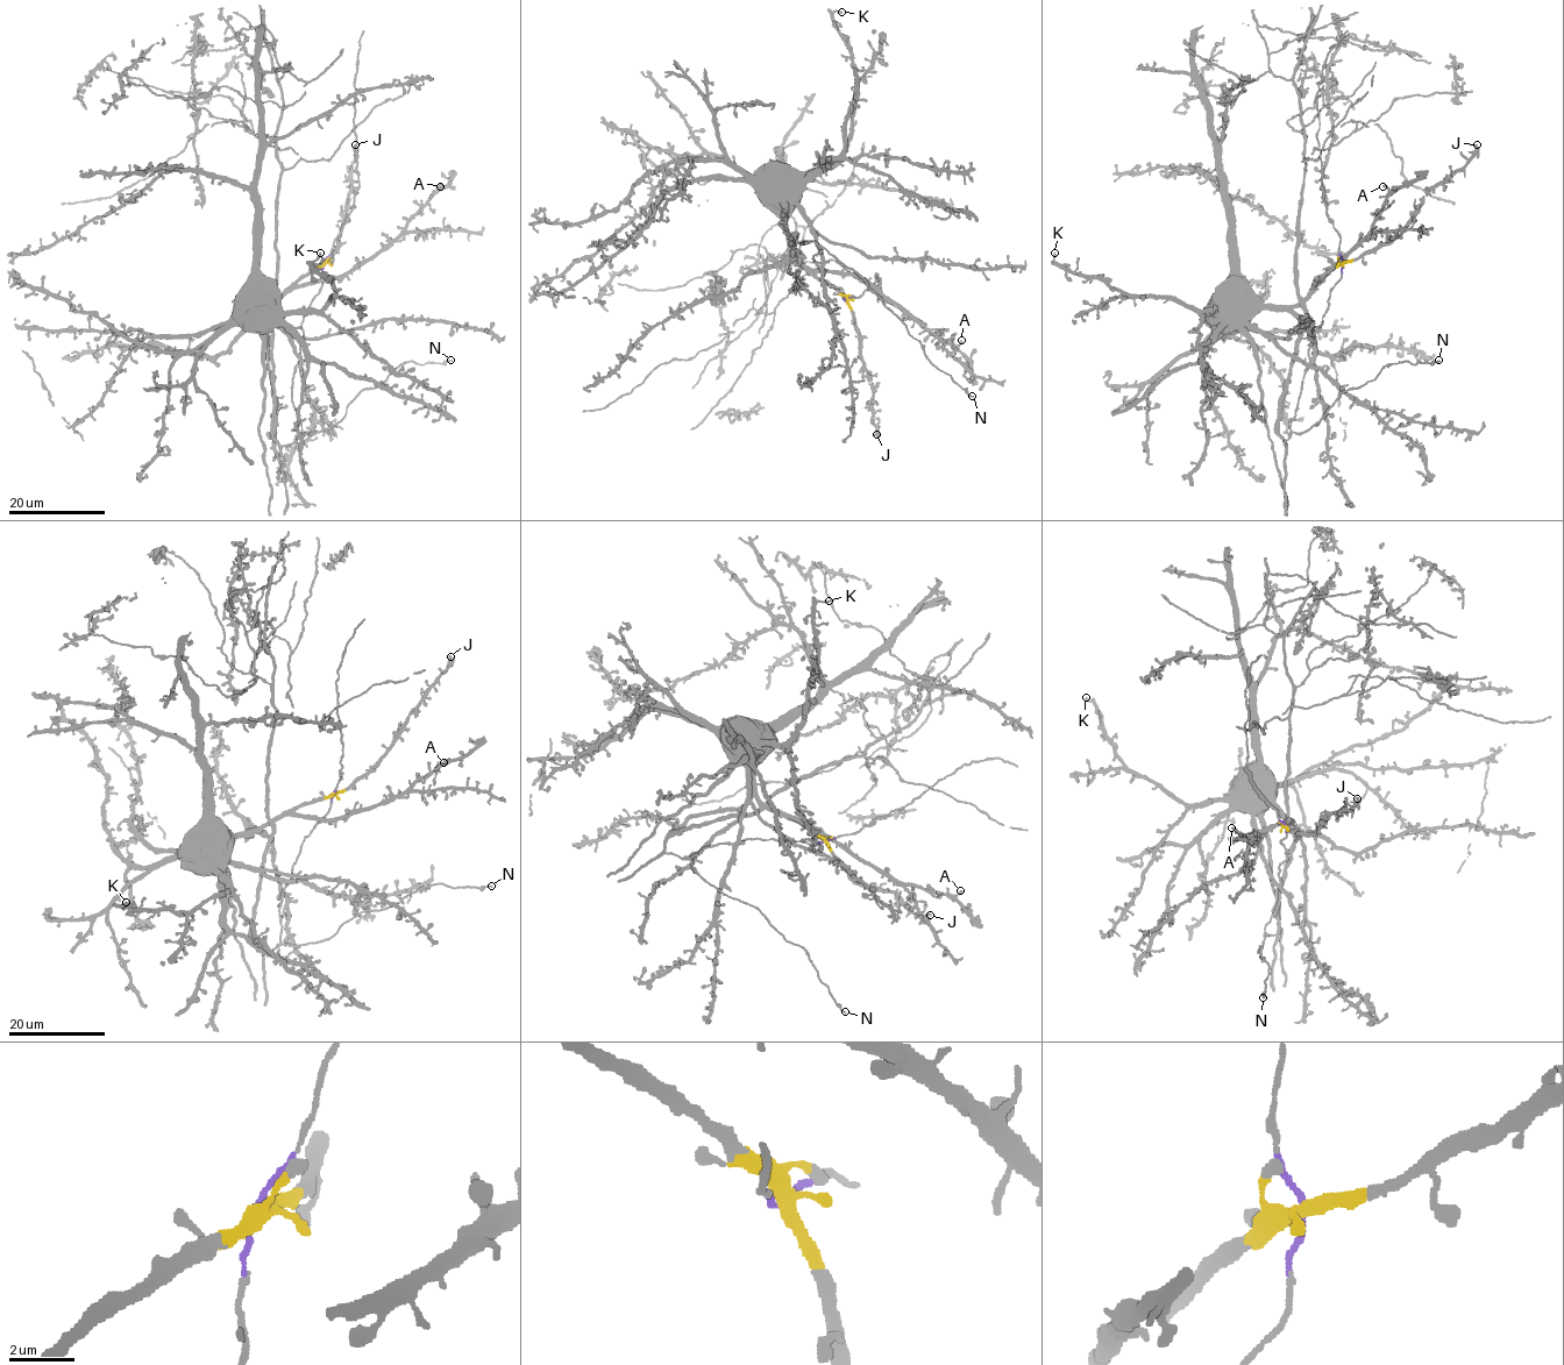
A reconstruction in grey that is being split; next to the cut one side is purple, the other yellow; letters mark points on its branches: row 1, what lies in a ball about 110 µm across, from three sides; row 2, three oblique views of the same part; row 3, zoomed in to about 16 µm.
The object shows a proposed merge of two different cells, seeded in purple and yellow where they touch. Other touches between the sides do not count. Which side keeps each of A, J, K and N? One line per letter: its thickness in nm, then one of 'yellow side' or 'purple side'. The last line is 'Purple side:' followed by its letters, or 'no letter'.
A: calibre 280 nm; yellow side
J: calibre 240 nm; yellow side
K: calibre 240 nm; yellow side
N: calibre 150 nm; purple side
Purple side: N

